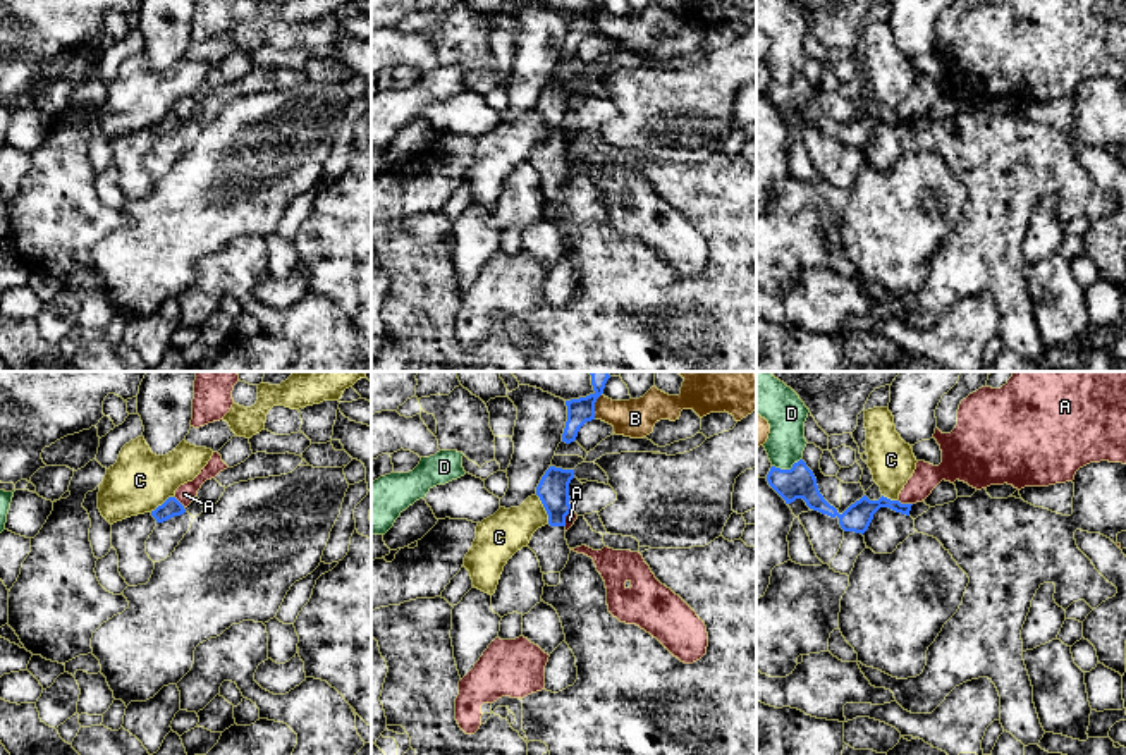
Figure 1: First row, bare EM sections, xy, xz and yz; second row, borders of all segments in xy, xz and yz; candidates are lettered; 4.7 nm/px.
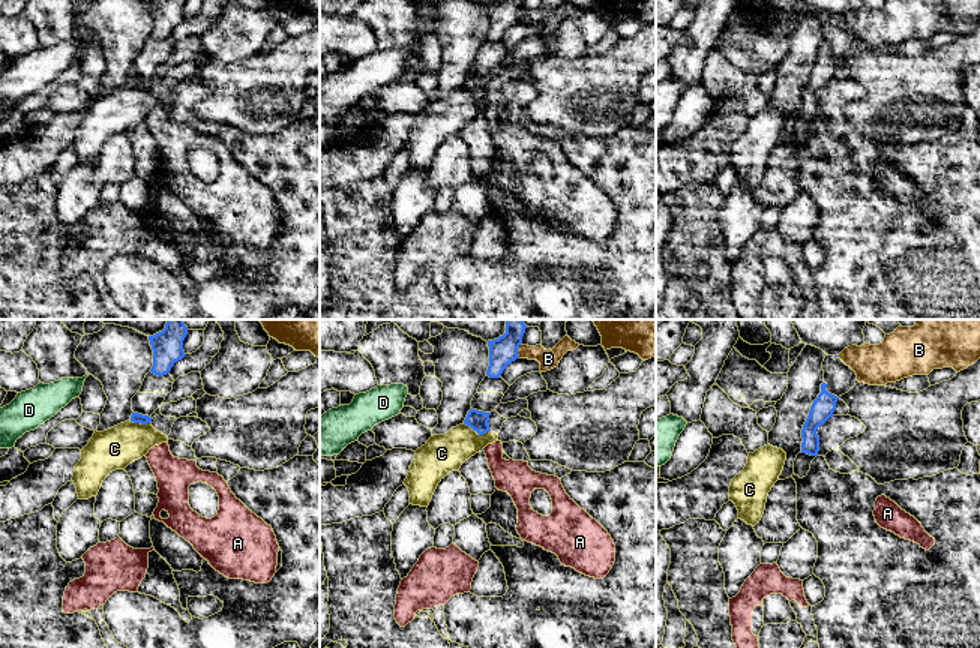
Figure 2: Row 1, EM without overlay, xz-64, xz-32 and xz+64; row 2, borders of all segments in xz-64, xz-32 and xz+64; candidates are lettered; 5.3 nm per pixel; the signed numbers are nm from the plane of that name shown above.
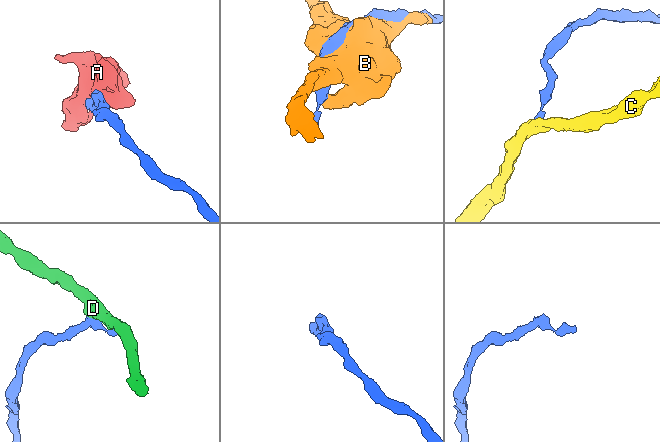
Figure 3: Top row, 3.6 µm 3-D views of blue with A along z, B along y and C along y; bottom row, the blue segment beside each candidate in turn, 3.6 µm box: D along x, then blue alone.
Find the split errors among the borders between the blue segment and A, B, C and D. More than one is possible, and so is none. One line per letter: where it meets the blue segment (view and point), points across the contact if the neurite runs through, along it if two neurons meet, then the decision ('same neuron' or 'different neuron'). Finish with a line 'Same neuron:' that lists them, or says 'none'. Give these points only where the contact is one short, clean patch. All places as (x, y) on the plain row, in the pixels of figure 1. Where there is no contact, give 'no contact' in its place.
A: contact yz (905, 119); border yz (898, 114), (911, 119); different neuron
B: contact xz (593, 21); different neuron
C: contact xz (545, 124); border xz (537, 109), (549, 138); different neuron
D: contact yz (786, 85); border yz (800, 73), (789, 83), (772, 81); different neuron
Same neuron: none

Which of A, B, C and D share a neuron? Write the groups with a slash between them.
A / B / C / D

